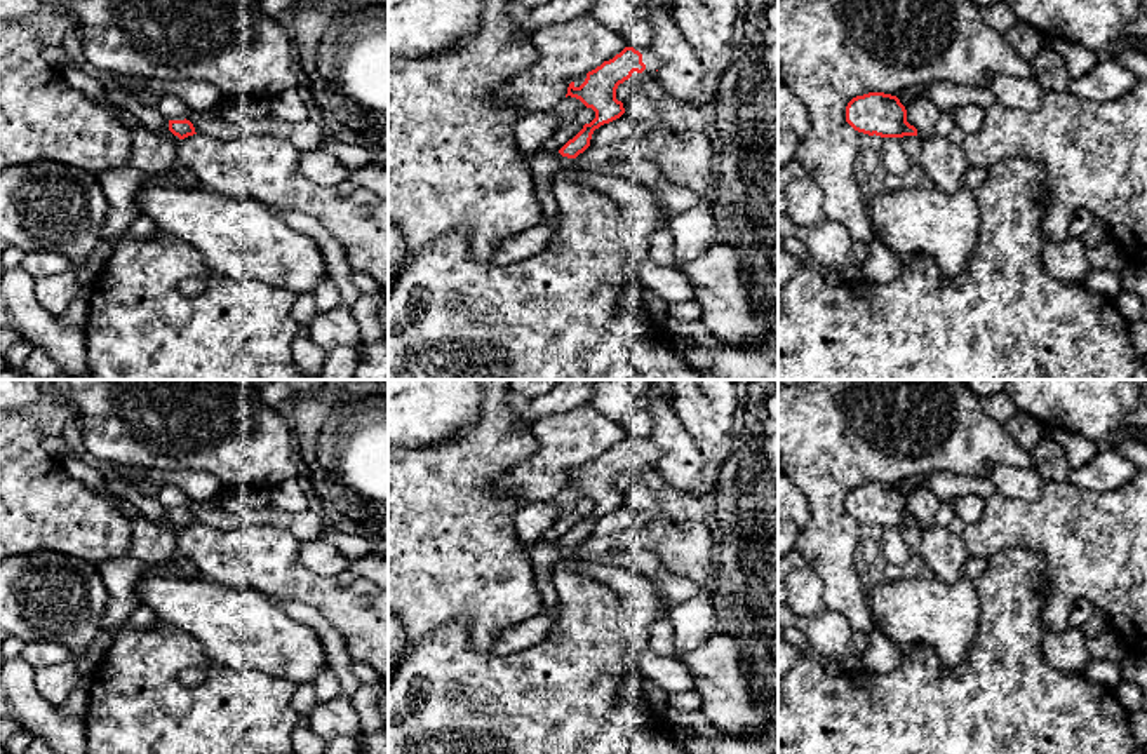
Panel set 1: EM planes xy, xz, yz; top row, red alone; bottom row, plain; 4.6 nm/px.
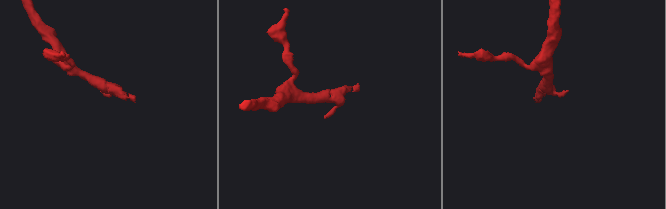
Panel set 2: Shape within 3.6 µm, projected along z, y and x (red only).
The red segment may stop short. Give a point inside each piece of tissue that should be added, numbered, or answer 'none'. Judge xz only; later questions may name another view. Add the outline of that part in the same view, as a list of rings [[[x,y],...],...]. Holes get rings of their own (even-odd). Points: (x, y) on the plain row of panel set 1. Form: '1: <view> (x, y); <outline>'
1: xz (650, 448); [[[634,437],[635,441],[639,441],[642,444],[642,453],[646,454],[646,460],[642,461],[642,465],[654,465],[656,460],[660,458],[660,448],[656,446],[656,442],[653,441],[653,437]]]

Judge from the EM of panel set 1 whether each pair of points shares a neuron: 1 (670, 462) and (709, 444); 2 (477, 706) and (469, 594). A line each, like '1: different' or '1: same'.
1: different
2: different

